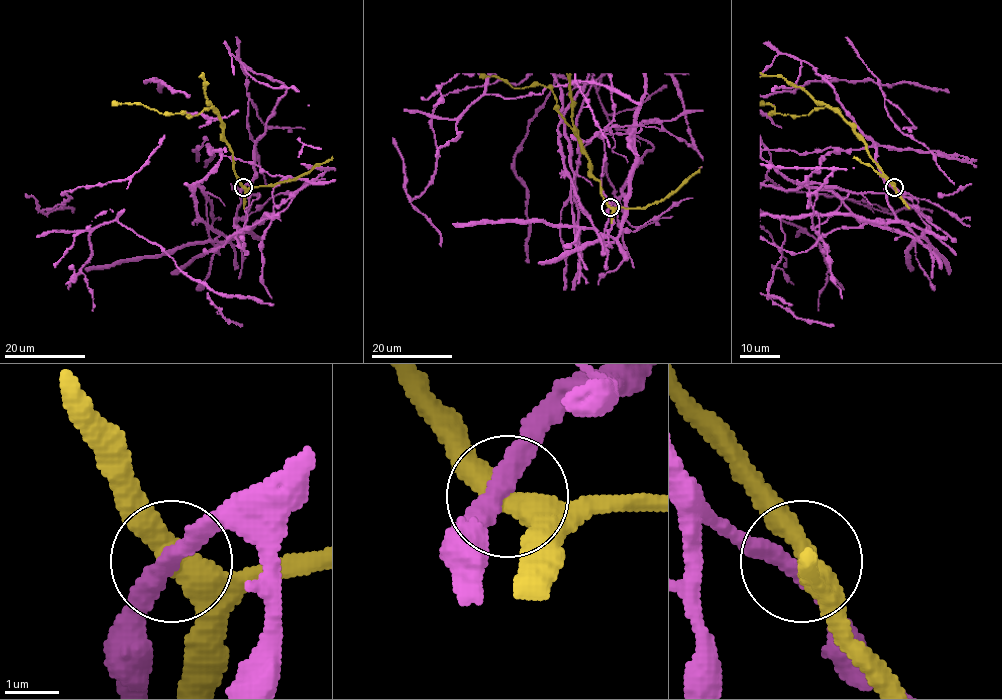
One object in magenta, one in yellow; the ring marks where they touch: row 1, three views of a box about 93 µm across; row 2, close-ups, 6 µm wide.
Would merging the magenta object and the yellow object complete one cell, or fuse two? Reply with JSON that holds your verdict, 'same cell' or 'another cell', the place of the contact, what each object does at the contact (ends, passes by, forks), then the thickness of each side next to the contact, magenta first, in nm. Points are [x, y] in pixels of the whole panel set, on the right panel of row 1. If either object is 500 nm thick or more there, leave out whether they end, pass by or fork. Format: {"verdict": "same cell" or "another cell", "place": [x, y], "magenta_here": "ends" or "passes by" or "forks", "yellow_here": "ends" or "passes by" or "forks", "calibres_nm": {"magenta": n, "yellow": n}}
{"verdict": "same cell", "place": [894, 187], "magenta_here": "passes by", "yellow_here": "passes by", "calibres_nm": {"magenta": 320, "yellow": 460}}

